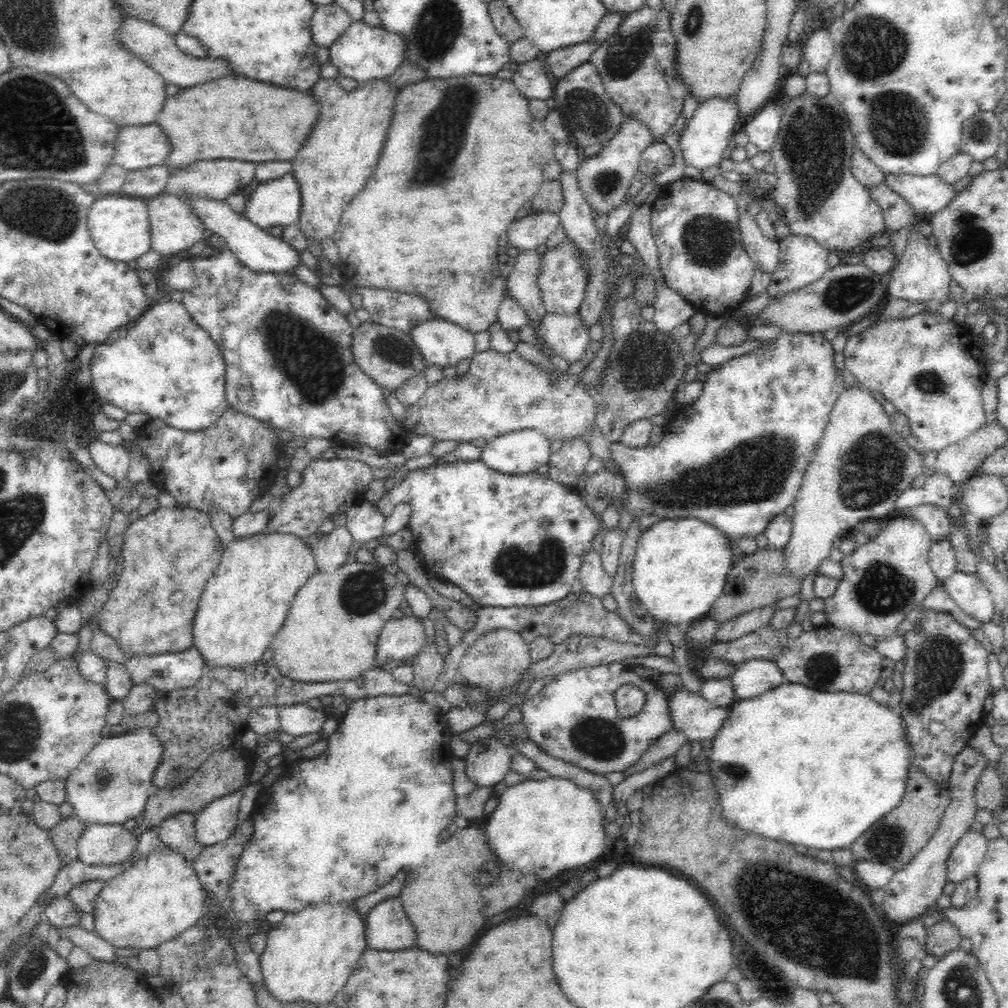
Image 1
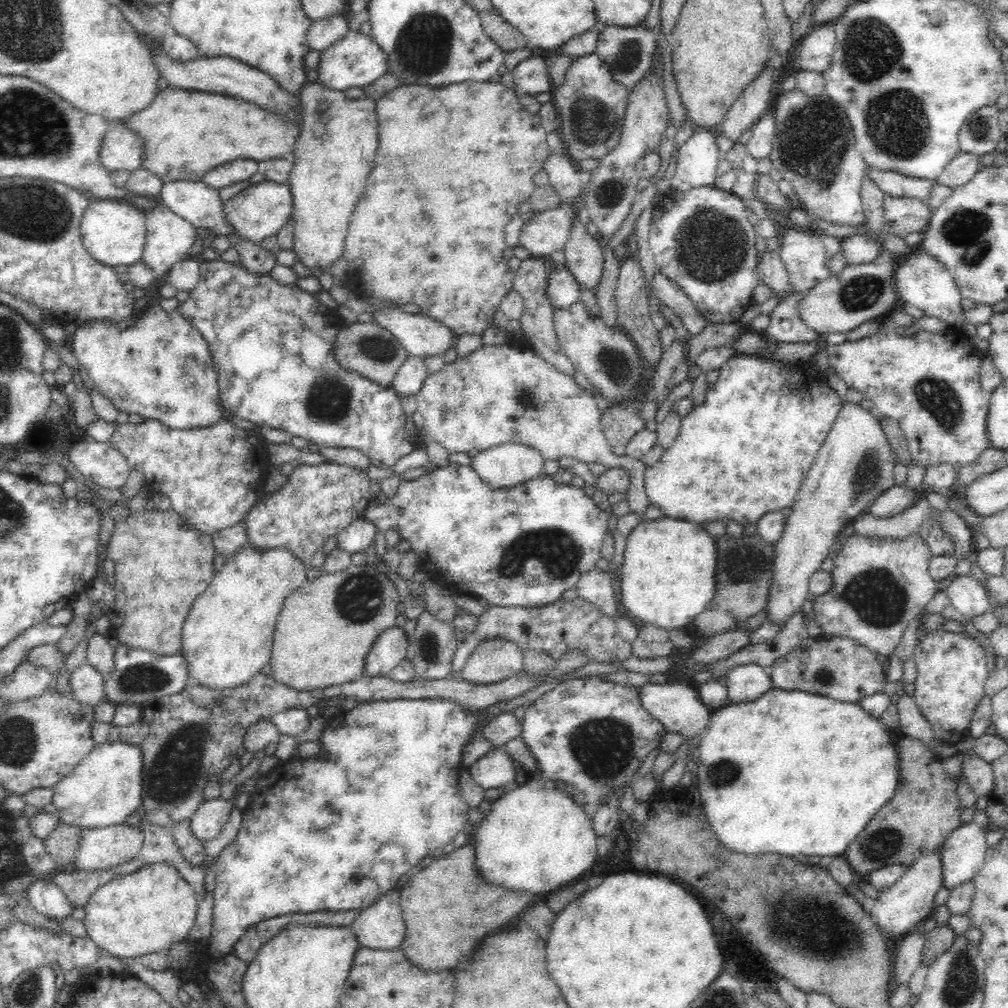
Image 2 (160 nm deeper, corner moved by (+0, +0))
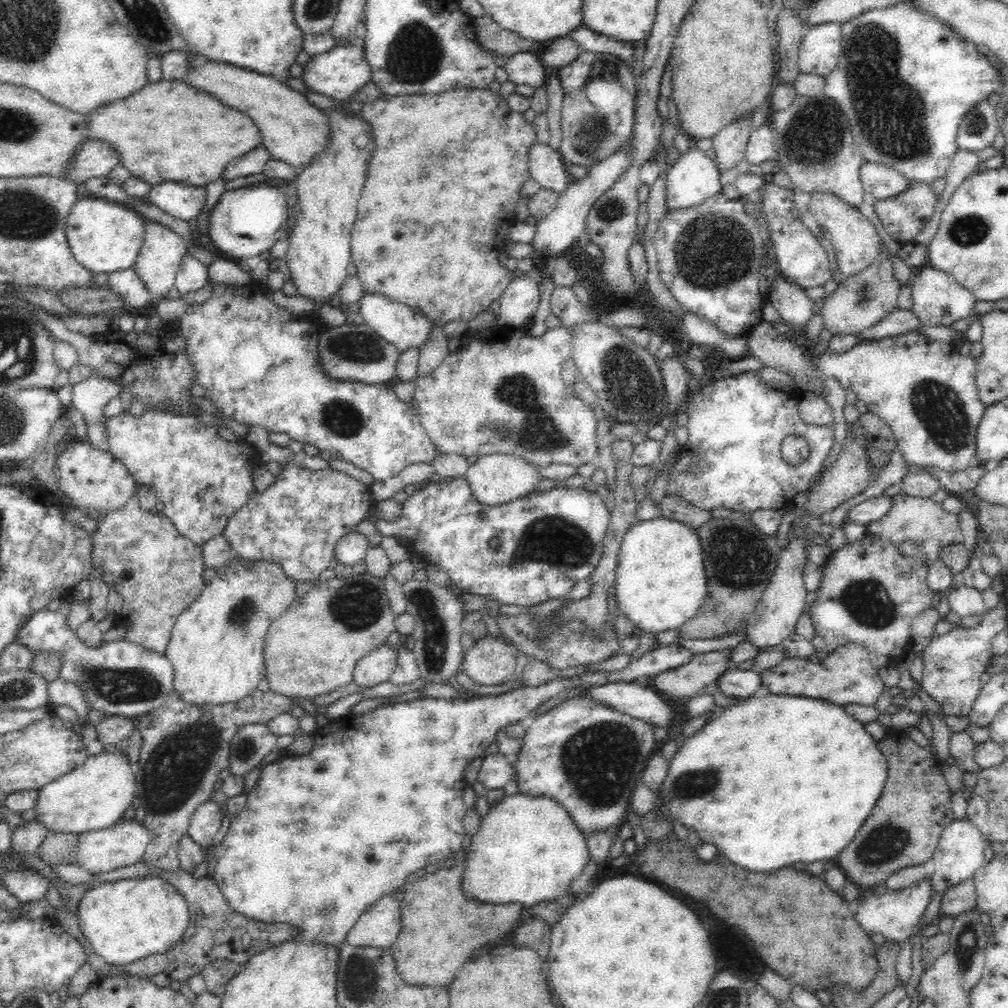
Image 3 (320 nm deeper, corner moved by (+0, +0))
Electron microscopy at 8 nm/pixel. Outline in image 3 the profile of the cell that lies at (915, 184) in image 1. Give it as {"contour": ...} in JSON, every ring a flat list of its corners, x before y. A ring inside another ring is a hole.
{"contour":[[866,161,860,170,860,182,866,196,873,201,904,192,910,186,911,180,892,167]]}

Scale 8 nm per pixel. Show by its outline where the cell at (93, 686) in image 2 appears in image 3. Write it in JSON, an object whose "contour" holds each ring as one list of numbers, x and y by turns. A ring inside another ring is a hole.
{"contour":[[56,678,48,683,46,689,50,708,56,709,61,705,65,705,77,712,78,718,82,723,86,721,86,712,90,711,91,707,85,700,83,691,78,685]]}

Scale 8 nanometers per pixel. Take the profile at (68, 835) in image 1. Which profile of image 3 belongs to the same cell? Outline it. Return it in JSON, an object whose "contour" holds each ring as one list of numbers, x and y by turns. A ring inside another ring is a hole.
{"contour":[[49,830,42,845,36,849,36,856,50,866,74,863,78,840,78,835,55,834]]}

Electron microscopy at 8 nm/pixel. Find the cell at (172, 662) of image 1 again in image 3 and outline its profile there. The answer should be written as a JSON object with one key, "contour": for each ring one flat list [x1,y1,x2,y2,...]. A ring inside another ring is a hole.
{"contour":[[48,609,32,612,30,619,20,628,13,643,22,645,32,653,46,653,46,655,58,655,60,670,56,678,68,683,76,684,83,691,85,700,93,710,104,712,106,716,122,716,136,720,139,716,158,710,173,693,172,688,172,665,163,655,152,649,147,649,139,644,130,643,127,639,116,642,98,644,86,644,80,641,76,631,68,627,67,616,59,611]]}

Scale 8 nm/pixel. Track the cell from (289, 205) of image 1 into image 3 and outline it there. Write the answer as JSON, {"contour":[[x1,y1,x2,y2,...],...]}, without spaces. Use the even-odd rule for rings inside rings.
{"contour":[[266,182,226,190,209,212,208,237,216,257,239,263,242,259,258,256,270,250,274,243,287,234,289,226,286,195]]}

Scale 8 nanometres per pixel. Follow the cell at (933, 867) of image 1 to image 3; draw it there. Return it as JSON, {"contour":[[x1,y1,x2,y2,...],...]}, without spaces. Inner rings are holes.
{"contour":[[926,880,918,886,889,893,885,893,883,890,877,893,860,892,851,908,854,912,854,919,866,933,872,935,879,932,884,934,886,939,899,942,903,946,904,943,909,942,912,932,914,932,914,926,918,926,918,922,920,922,933,895,930,883]]}

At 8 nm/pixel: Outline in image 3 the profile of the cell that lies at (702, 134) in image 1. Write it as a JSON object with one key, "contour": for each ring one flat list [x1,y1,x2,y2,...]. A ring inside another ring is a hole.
{"contour":[[692,145,667,172,664,187,667,212,698,206,720,193,723,188,719,178,714,160]]}

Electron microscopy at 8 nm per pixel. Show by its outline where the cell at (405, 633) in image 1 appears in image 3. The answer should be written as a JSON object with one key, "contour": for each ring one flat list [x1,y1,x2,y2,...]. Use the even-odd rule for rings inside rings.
{"contour":[[384,643,366,653,366,656,356,663,352,681,362,688,372,688,388,681,396,666,396,650,397,646,390,648]]}

